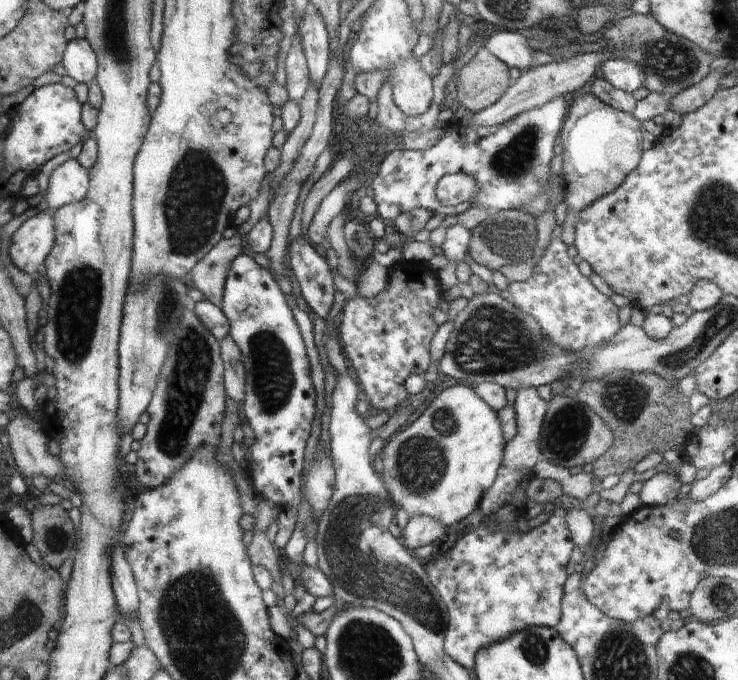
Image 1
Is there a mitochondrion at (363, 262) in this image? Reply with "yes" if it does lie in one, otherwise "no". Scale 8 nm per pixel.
no

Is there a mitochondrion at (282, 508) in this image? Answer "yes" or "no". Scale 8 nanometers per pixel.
no

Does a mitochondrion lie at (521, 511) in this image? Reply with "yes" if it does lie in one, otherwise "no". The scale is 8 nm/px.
no

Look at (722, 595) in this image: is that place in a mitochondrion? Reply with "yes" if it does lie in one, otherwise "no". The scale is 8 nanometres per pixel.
yes

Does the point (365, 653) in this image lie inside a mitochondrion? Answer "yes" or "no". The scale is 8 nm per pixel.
yes

